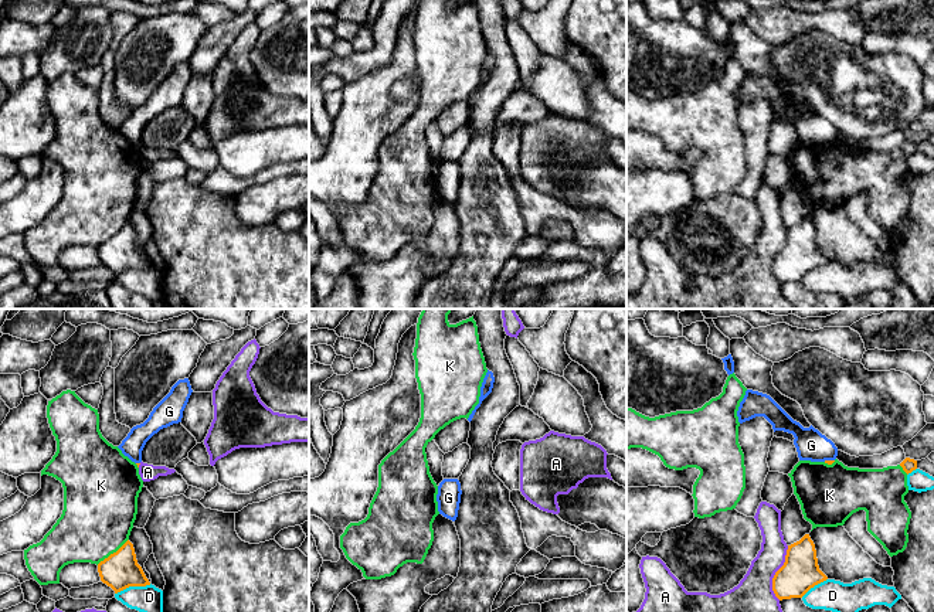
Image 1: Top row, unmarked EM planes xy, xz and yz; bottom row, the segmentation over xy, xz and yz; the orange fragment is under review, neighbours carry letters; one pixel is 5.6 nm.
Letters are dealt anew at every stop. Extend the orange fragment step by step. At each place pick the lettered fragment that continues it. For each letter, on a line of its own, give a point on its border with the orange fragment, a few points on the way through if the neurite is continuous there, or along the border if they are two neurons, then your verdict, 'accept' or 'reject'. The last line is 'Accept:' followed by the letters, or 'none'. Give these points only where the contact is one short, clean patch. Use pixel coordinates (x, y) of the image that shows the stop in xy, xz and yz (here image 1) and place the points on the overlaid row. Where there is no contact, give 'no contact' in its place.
A: yz (775, 573) | reject
D: xy (132, 585) | reject
G: yz (828, 461) | along yz (834, 459), (824, 461) | reject
K: xy (114, 553) | reject
Accept: none

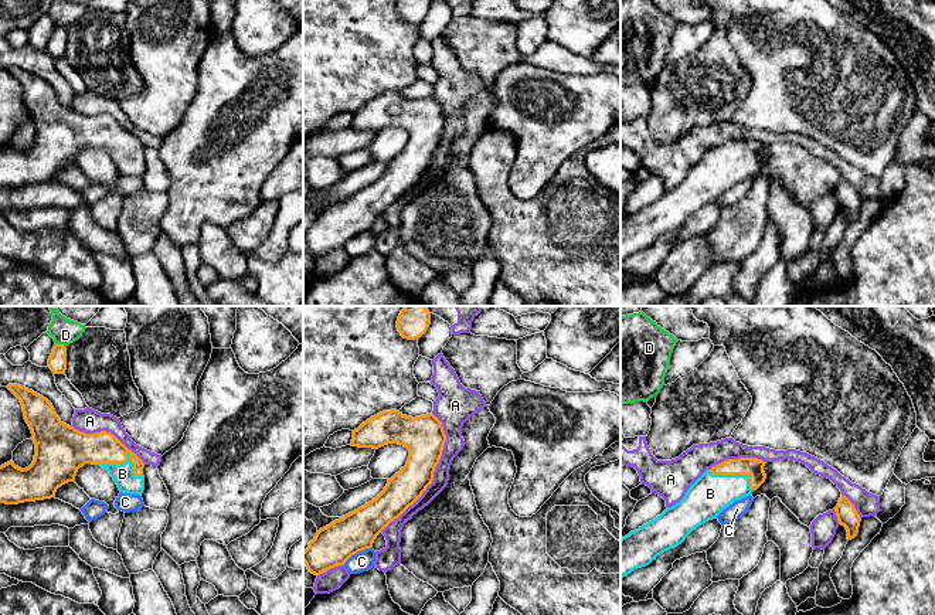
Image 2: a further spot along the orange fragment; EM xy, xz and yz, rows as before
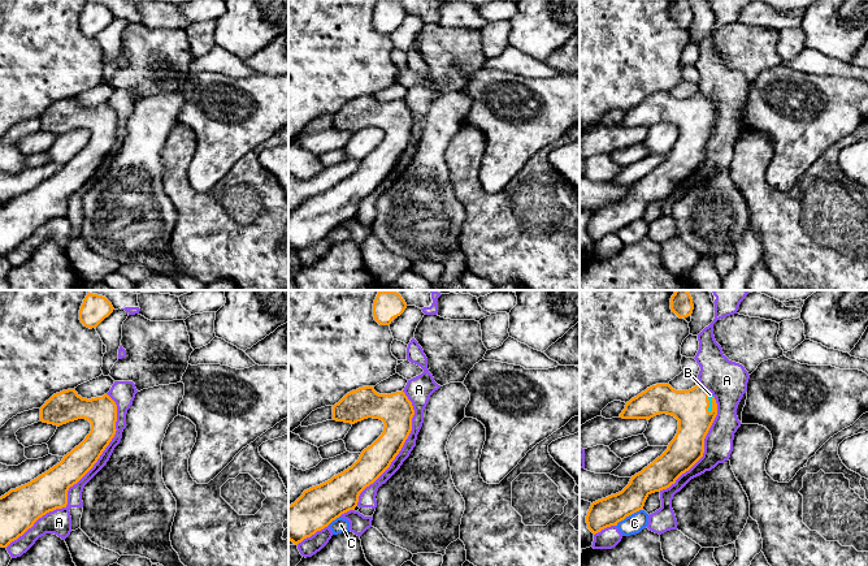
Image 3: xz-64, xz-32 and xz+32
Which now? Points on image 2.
A: xz (432, 475) | reject
B: xy (125, 461) | across xy (98, 448), (125, 461), (125, 471), (122, 474) | accept
C: xz (357, 551) | reject
D: xy (61, 345) | reject
Accept: B

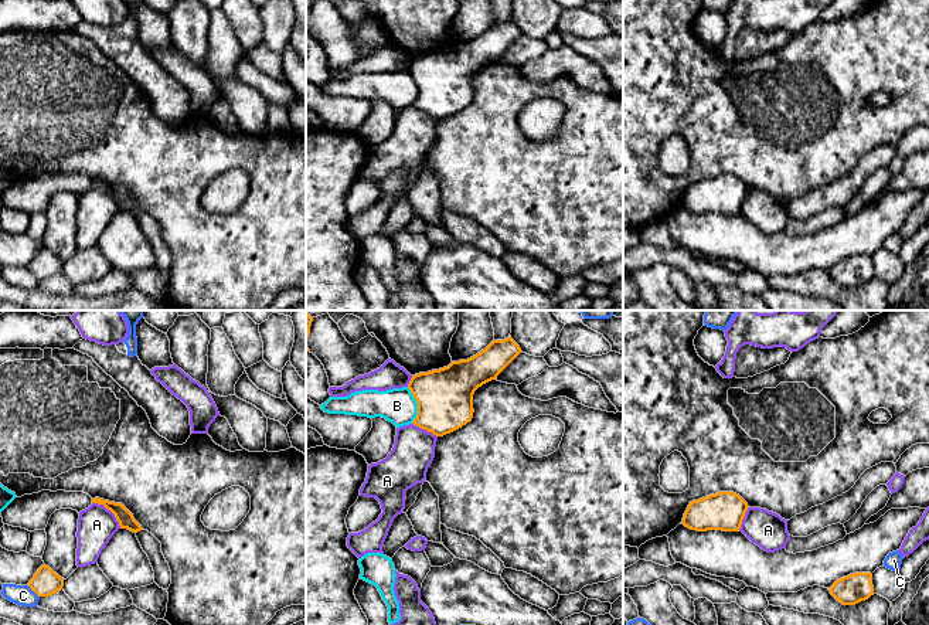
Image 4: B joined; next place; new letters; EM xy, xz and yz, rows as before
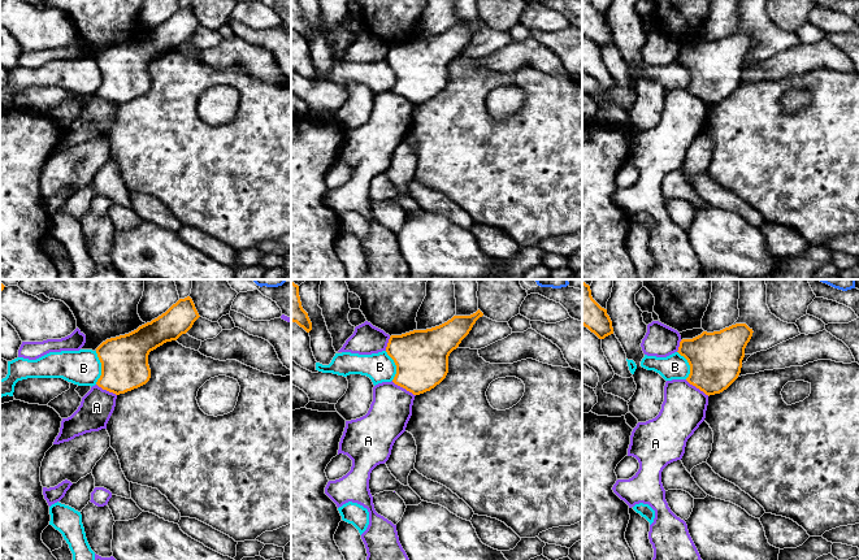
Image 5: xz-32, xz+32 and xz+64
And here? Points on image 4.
A: xy (109, 509) | along xy (92, 502), (102, 503), (121, 527) | reject
B: xz (418, 406) | along xz (407, 387), (417, 403), (417, 417), (412, 423) | reject
C: xy (33, 590) | reject
Accept: none

